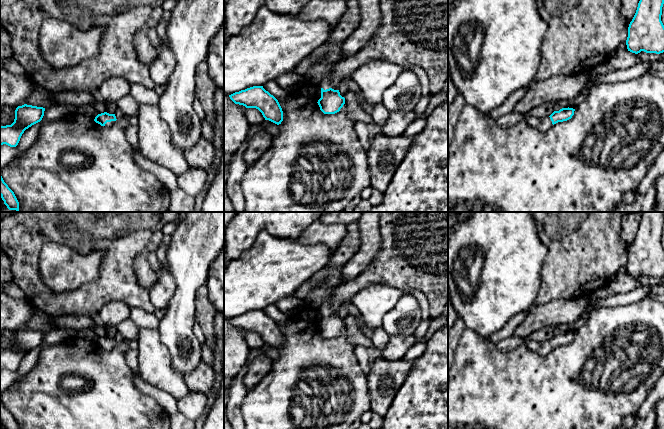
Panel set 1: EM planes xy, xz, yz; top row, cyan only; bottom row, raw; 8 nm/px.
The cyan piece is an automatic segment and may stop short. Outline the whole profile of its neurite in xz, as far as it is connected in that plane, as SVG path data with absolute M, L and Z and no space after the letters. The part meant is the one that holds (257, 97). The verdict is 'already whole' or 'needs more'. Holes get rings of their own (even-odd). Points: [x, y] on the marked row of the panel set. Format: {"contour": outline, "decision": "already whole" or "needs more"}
{"contour": "M253 86L229 95L230 99L246 108L258 109L265 120L277 125L283 121L283 111L278 100L266 91L263 86Z", "decision": "already whole"}

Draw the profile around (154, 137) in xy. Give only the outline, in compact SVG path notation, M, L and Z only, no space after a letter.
M139 105L137 119L141 154L177 176L185 173L189 166L183 152L172 144L171 131L161 117L158 105Z

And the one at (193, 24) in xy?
M179 0L170 13L167 38L175 57L175 67L157 105L171 131L172 144L184 152L202 137L200 118L193 109L195 73L197 66L206 60L209 44L224 23L224 0Z

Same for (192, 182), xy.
M189 167L182 175L178 176L178 187L186 194L196 197L205 188L208 173L201 168Z

